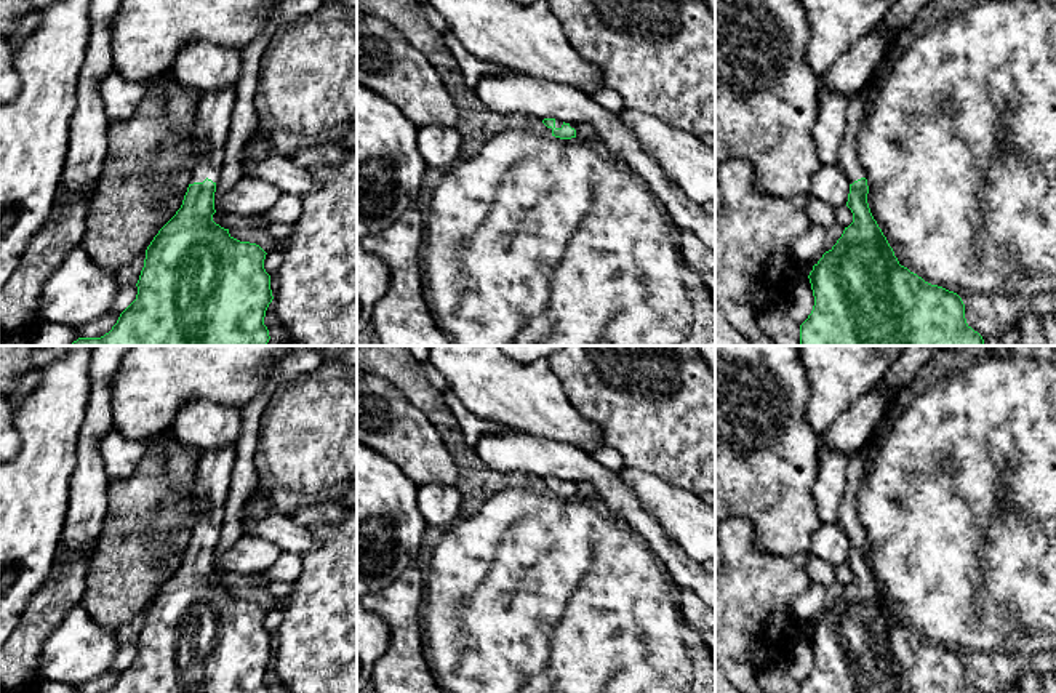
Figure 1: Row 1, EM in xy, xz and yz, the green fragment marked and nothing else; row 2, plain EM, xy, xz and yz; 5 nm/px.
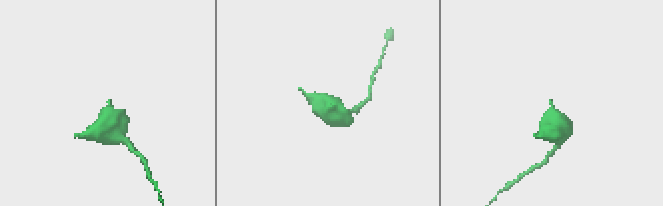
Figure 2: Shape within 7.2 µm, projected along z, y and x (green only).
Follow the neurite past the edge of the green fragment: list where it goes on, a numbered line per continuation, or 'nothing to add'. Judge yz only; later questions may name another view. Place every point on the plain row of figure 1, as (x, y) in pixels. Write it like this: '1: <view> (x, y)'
1: yz (858, 463)

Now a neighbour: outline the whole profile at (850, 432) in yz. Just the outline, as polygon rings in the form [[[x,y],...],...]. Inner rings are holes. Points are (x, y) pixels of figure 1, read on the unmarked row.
[[[878,386],[864,394],[821,435],[821,445],[845,456],[862,450],[878,429],[891,397],[890,391]]]

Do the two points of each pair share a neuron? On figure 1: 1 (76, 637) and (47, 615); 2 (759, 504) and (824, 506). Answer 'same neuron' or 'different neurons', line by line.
1: different neurons
2: different neurons

